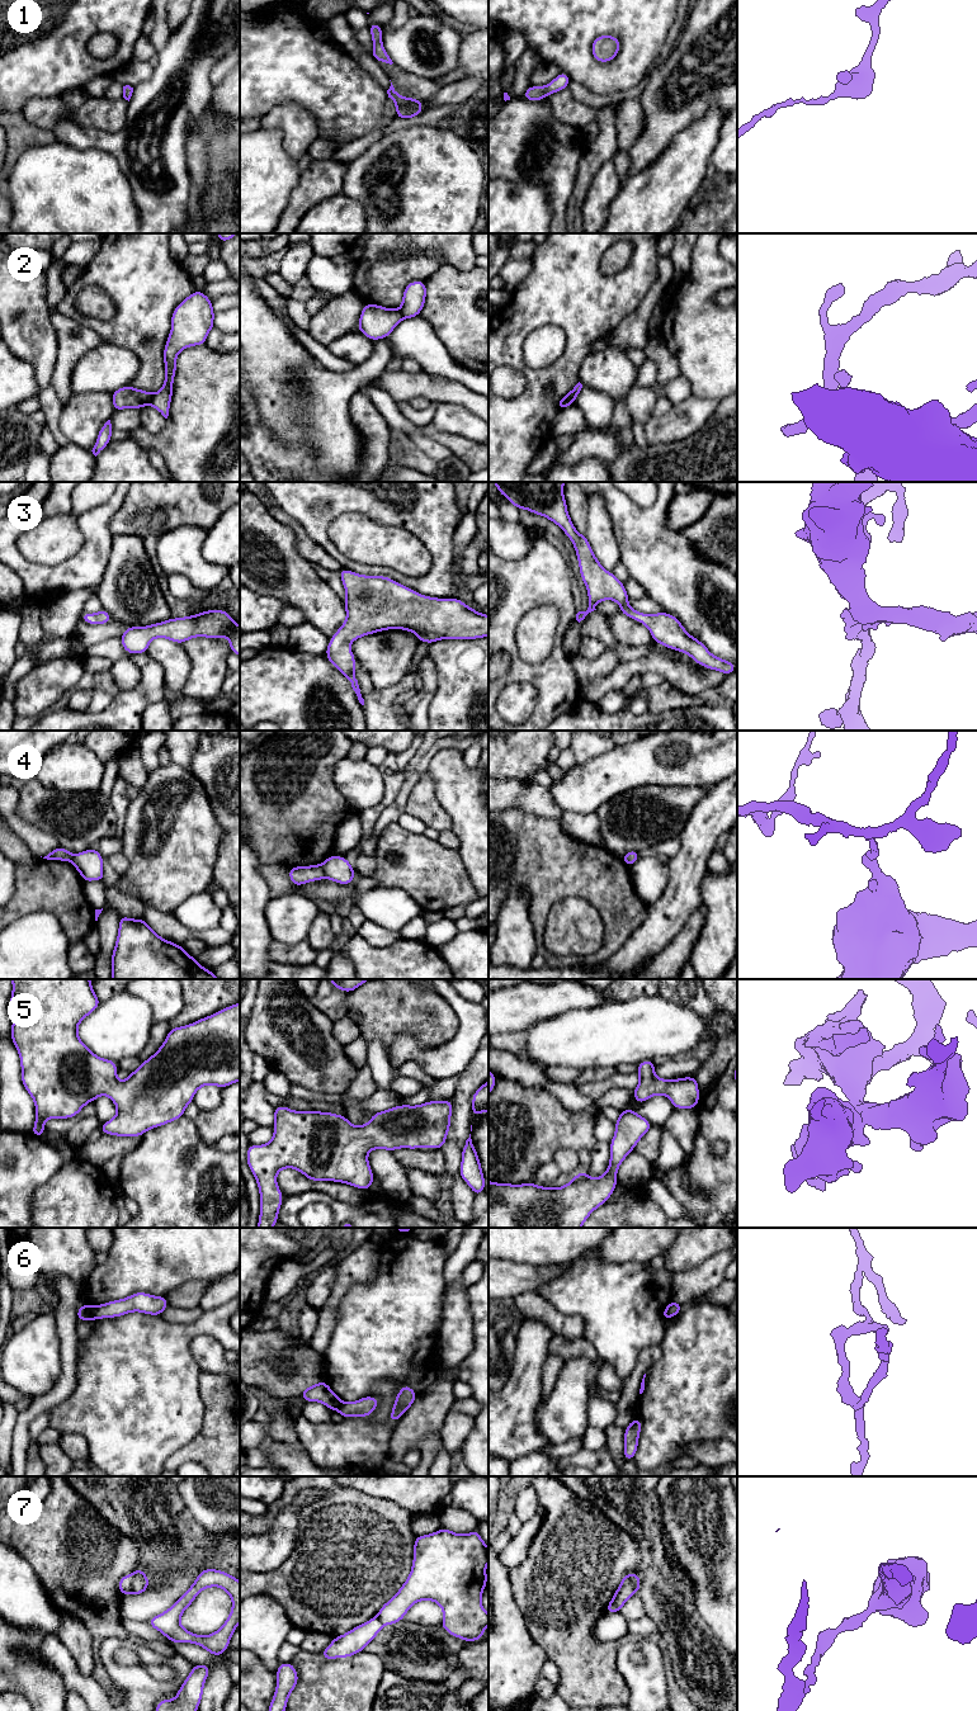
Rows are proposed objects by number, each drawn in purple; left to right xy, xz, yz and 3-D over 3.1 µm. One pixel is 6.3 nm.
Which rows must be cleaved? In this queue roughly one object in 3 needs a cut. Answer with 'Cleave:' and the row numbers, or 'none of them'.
Cleave: 2, 4, 6, 7

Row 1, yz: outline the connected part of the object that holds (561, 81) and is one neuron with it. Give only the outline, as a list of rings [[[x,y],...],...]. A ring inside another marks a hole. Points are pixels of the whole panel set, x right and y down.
[[[561,71],[560,75],[546,86],[530,85],[521,98],[530,101],[539,101],[553,93],[558,93],[562,89],[566,89],[570,81],[571,81],[570,76]]]

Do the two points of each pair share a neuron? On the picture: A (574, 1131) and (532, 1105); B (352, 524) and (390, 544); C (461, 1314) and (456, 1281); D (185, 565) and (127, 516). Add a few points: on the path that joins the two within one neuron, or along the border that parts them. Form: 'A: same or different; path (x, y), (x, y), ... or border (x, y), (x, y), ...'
A: same; path (563, 1130), (555, 1128), (542, 1115)
B: same; path (360, 533), (371, 543), (381, 544)
C: same; path (456, 1307), (456, 1289)
D: different; border (184, 525), (168, 530), (157, 538)

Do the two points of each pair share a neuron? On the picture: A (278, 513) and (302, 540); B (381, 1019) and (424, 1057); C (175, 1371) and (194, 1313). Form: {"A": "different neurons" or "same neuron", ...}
{"A": "same neuron", "B": "different neurons", "C": "different neurons"}

